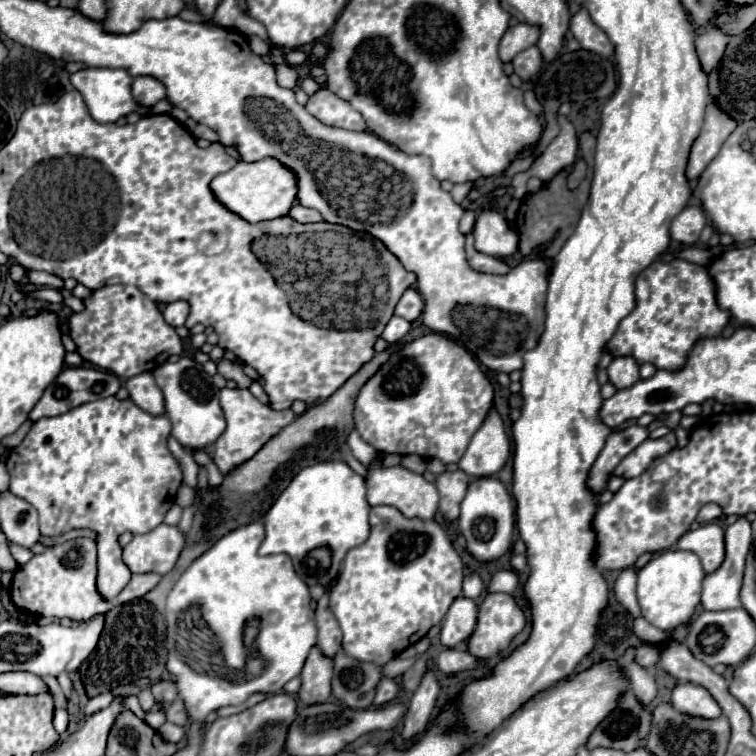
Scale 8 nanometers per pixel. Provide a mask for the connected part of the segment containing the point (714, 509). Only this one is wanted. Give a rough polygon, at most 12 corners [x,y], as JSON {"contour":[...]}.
{"contour":[[715,503],[701,507],[697,521],[709,523],[721,517],[721,507]]}

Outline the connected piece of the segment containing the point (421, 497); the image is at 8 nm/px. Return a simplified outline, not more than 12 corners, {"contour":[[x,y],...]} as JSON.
{"contour":[[405,467],[367,475],[369,505],[397,507],[429,521],[439,509],[435,483]]}

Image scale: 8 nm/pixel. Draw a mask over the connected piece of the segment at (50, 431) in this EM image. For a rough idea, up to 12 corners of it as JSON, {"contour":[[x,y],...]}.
{"contour":[[131,399],[39,419],[7,457],[43,537],[97,533],[119,535],[161,525],[183,481],[171,427]]}

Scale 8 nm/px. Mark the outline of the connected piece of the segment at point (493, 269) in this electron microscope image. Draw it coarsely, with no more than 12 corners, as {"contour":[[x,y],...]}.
{"contour":[[467,235],[467,261],[475,271],[507,275],[505,261],[475,251]]}

